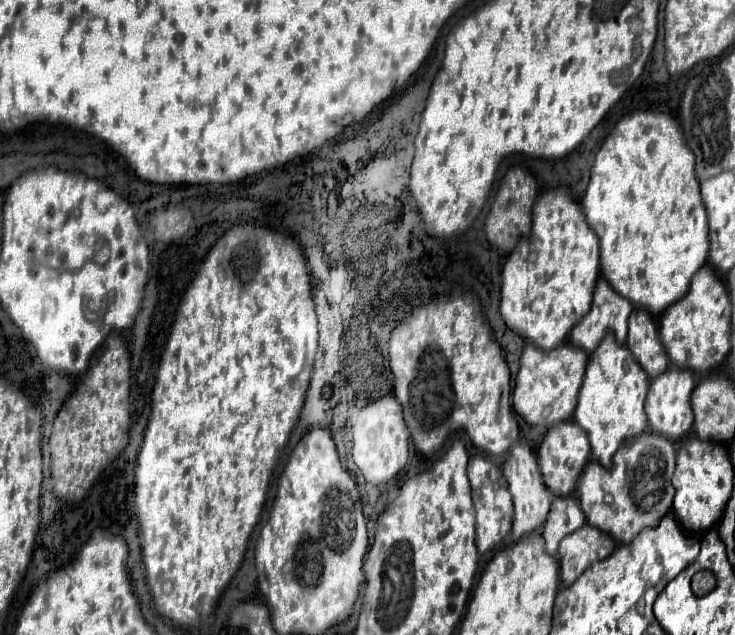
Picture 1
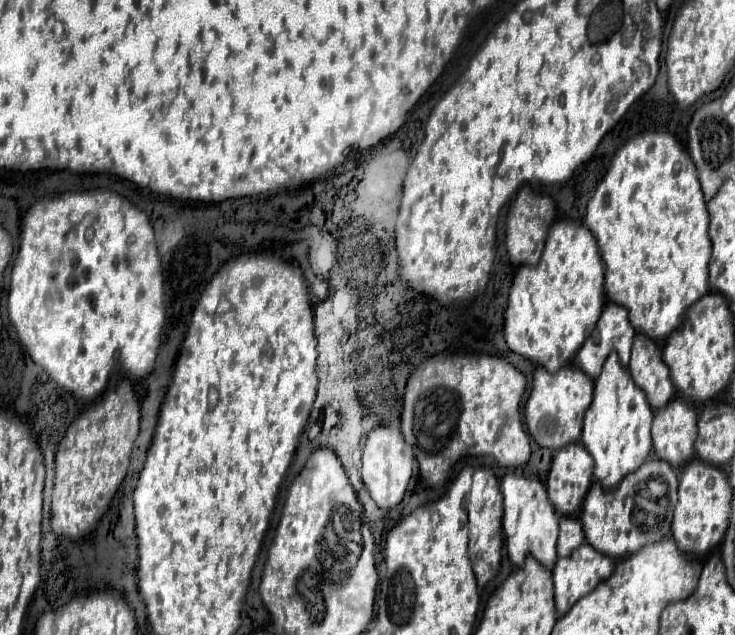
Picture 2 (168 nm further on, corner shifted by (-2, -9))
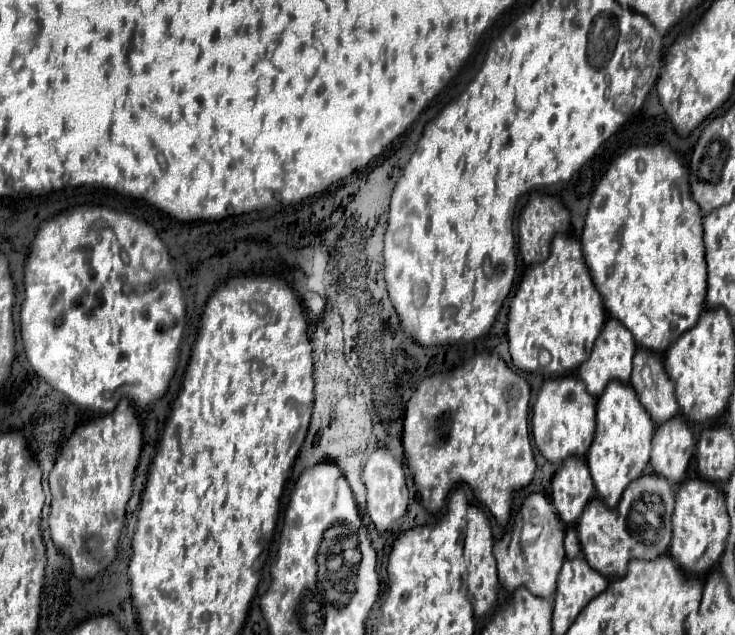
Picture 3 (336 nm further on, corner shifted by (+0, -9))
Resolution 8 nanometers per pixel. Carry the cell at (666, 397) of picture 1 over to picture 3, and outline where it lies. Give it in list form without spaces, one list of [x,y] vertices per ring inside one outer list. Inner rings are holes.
[[[672,418],[654,432],[650,464],[654,472],[672,484],[680,484],[686,476],[694,454],[694,434],[684,418]]]

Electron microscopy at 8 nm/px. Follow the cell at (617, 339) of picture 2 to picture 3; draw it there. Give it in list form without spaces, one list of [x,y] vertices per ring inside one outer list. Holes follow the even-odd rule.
[[[608,318],[596,344],[594,344],[590,358],[578,368],[578,378],[586,384],[586,388],[592,396],[600,396],[610,380],[618,380],[622,384],[628,384],[630,374],[632,374],[634,352],[636,352],[636,342],[634,342],[630,330],[626,330],[626,326],[622,326],[620,322],[614,322],[614,318]]]

